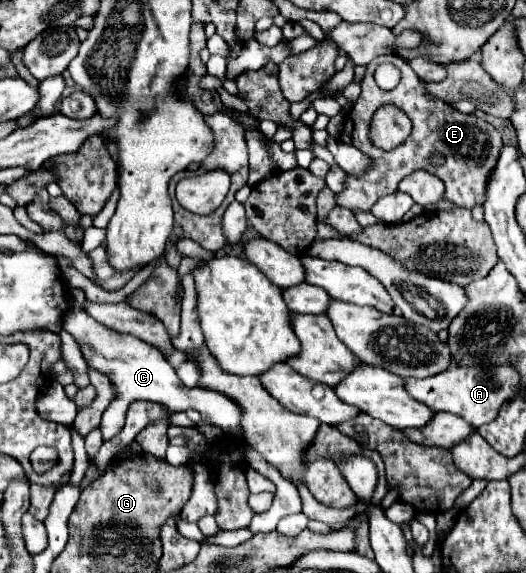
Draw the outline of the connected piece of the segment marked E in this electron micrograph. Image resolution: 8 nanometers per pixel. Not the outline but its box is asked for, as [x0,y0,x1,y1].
[336,54,500,212]

